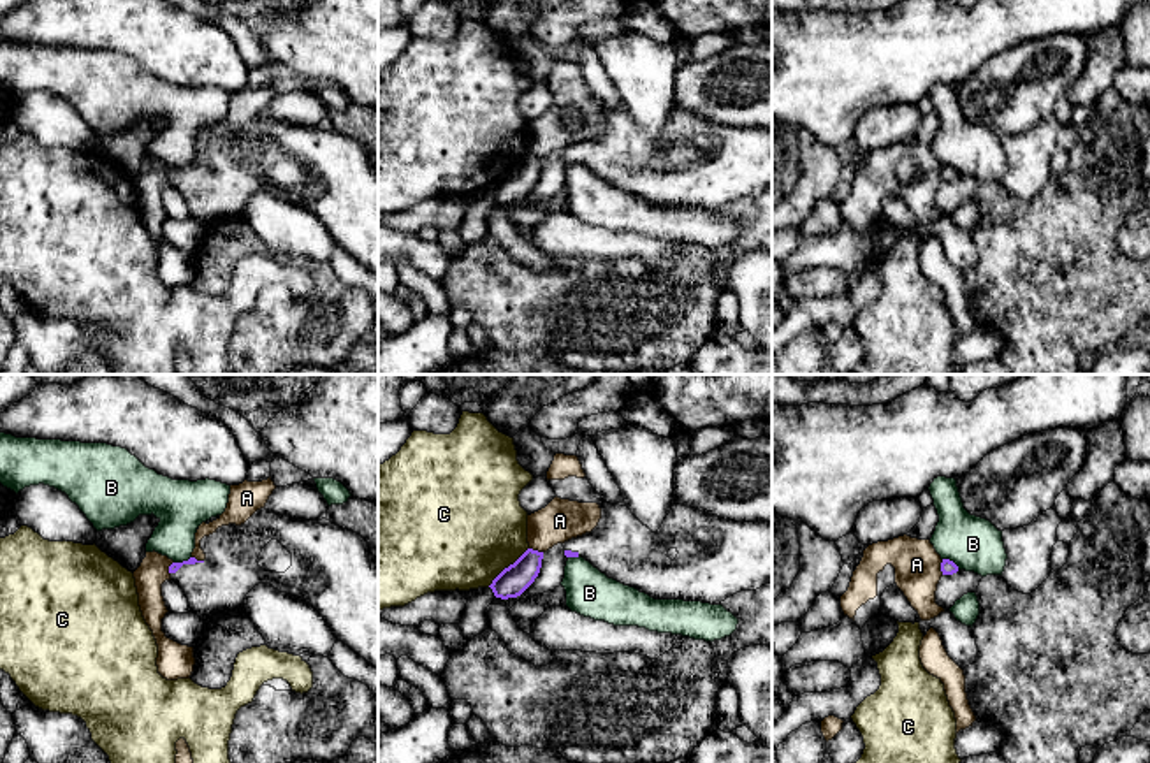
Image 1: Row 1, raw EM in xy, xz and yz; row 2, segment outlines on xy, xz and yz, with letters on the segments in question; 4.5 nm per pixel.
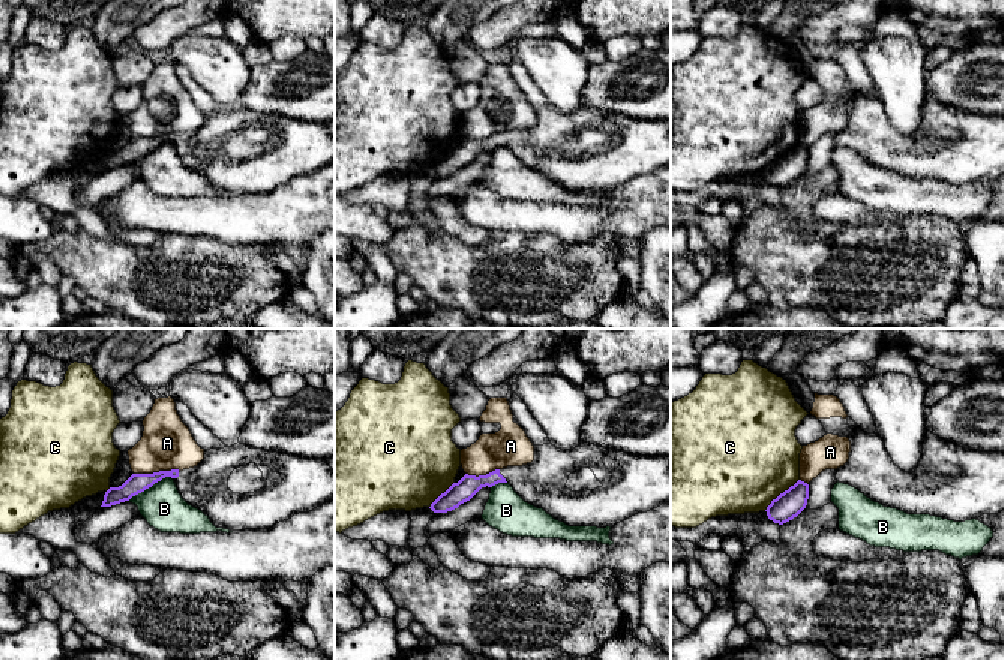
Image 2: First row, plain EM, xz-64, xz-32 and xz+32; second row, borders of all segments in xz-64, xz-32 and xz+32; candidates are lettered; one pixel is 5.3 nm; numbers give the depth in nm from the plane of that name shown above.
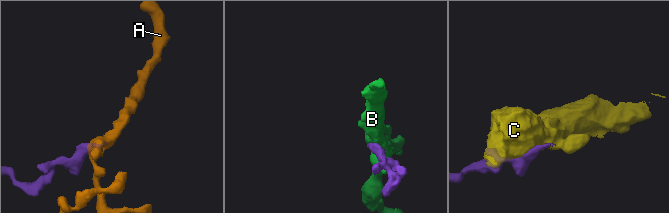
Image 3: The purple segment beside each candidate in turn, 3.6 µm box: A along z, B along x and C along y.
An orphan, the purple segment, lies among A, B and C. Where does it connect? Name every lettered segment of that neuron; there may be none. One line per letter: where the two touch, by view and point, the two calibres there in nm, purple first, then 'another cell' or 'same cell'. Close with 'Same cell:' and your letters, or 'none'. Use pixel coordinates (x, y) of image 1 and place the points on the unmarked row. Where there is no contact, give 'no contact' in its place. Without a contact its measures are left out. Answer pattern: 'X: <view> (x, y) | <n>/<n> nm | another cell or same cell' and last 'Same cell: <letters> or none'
A: yz (941, 173) | 70/220 nm | another cell
B: yz (952, 167) | 70/240 nm | another cell
C: xz (509, 173) | 140/480 nm | another cell
Same cell: none

